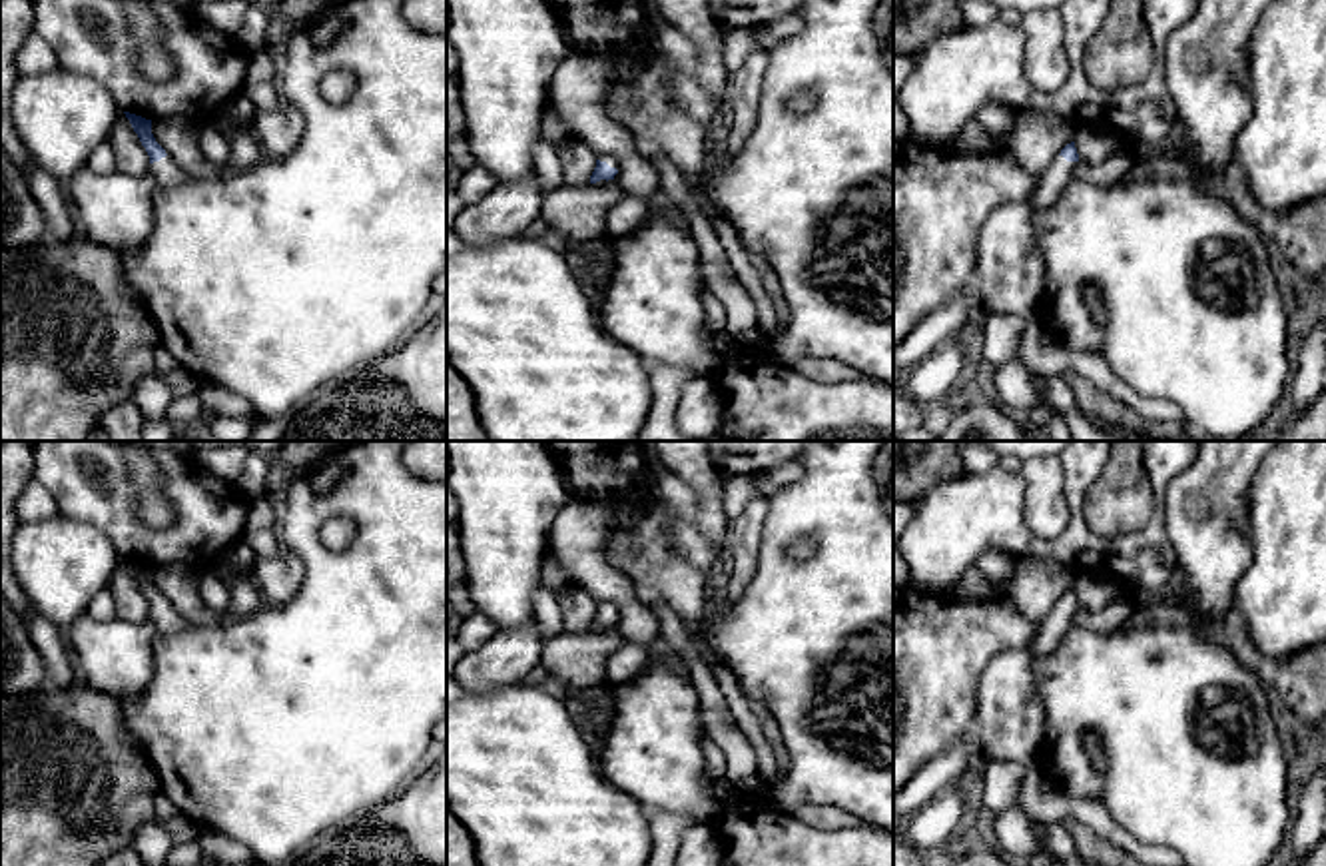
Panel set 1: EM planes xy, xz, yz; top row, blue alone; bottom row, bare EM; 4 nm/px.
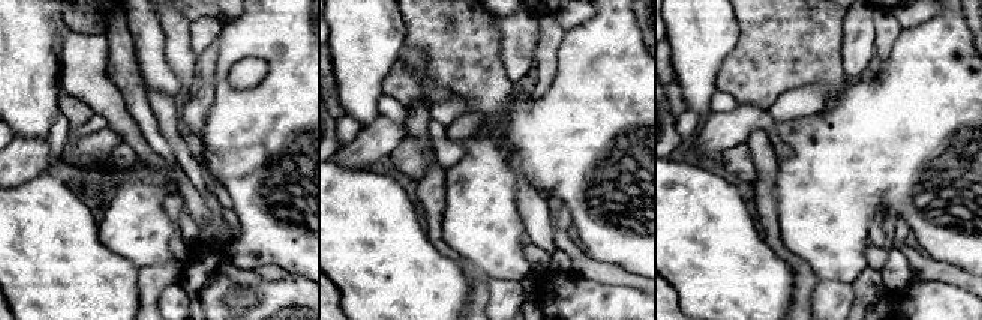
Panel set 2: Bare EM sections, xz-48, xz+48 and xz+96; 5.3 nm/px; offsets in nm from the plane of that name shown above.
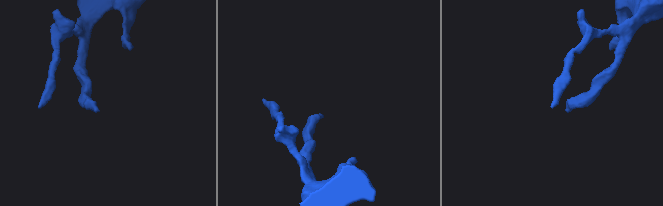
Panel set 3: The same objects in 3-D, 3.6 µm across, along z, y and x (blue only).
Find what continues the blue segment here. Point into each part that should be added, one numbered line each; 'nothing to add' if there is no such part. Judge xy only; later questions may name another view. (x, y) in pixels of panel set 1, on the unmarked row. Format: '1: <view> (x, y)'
1: xy (166, 621)

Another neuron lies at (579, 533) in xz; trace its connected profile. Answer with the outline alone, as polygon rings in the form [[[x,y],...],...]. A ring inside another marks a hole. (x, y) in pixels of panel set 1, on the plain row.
[[[568,501],[556,515],[550,535],[550,555],[570,583],[596,603],[618,609],[614,629],[626,643],[648,650],[660,643],[660,623],[654,611],[636,597],[626,573],[616,569],[604,551],[606,521],[600,507]]]

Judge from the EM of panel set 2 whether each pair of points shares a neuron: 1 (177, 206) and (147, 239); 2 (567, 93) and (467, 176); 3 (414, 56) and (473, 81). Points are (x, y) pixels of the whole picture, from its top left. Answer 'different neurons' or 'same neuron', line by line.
1: different neurons
2: same neuron
3: different neurons

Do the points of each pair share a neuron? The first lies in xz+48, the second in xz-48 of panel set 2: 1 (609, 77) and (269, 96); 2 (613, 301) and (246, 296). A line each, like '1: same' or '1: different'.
1: same
2: different

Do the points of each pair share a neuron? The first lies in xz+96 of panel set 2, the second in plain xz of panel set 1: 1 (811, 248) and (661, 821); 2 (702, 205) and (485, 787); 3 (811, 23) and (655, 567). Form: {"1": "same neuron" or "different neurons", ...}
{"1": "different neurons", "2": "same neuron", "3": "same neuron"}

